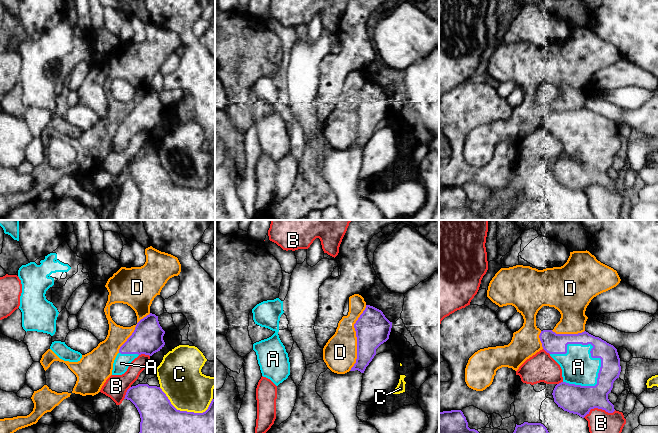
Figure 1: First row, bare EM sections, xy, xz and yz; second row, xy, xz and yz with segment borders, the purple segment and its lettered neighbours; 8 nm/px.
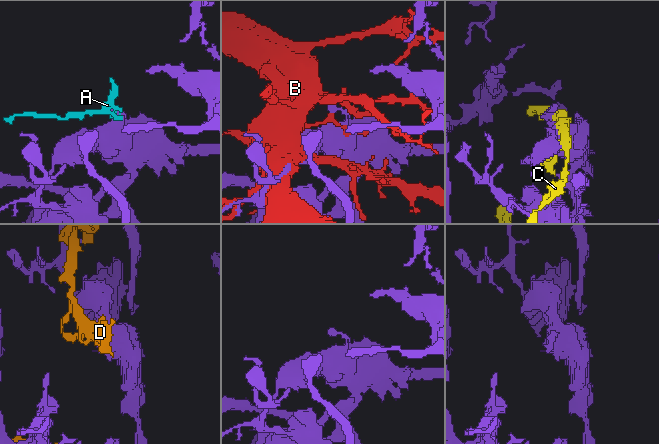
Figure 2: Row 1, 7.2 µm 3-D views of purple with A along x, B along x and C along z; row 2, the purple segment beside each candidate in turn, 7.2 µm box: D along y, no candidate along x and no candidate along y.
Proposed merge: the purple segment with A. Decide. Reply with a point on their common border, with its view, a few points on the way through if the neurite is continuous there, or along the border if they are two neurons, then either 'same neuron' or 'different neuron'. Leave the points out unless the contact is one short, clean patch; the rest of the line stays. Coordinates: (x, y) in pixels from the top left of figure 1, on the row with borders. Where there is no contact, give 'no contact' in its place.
yz (590, 343) | same neuron

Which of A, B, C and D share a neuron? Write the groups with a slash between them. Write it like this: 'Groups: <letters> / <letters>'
Groups: A / B / C / D

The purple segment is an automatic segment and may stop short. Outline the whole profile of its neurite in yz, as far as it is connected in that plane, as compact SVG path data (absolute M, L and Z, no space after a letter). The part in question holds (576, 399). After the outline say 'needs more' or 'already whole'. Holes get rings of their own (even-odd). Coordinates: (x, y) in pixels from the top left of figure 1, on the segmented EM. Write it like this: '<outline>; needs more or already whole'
M543 330L539 338L543 349L562 369L563 381L555 386L552 393L558 407L582 418L594 408L608 413L615 411L608 394L614 381L619 378L621 366L617 349L613 345L586 331L578 334L556 334L552 330Z; needs more

